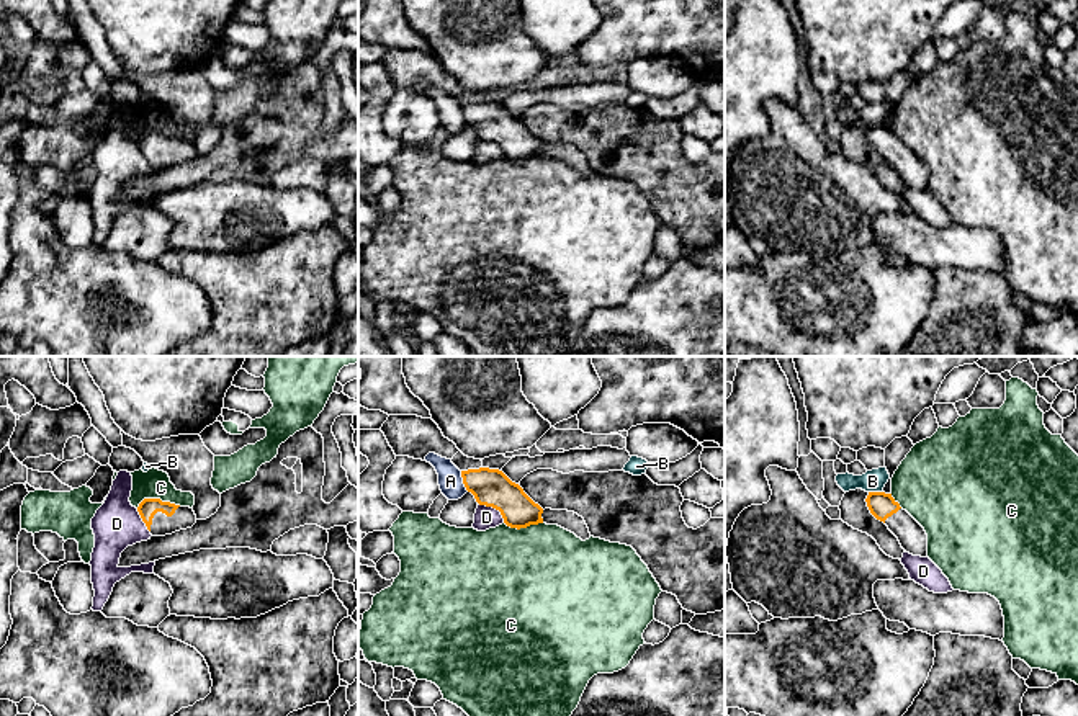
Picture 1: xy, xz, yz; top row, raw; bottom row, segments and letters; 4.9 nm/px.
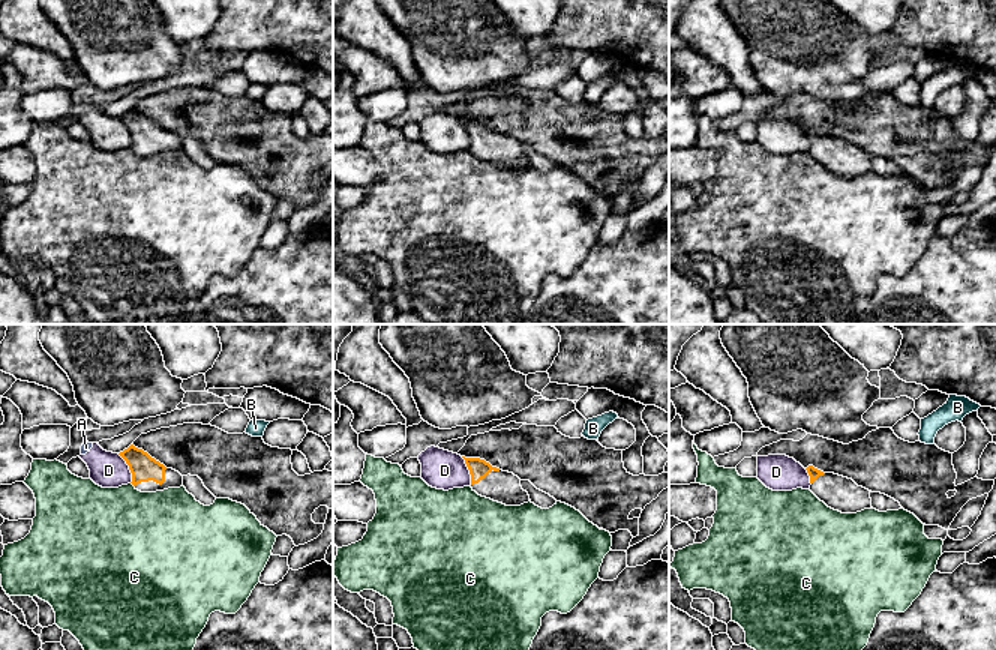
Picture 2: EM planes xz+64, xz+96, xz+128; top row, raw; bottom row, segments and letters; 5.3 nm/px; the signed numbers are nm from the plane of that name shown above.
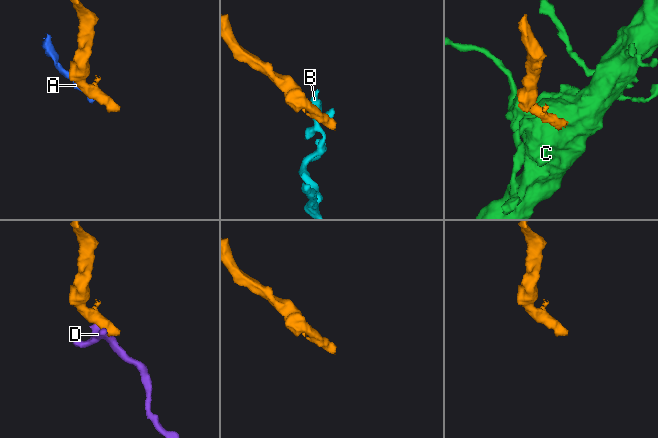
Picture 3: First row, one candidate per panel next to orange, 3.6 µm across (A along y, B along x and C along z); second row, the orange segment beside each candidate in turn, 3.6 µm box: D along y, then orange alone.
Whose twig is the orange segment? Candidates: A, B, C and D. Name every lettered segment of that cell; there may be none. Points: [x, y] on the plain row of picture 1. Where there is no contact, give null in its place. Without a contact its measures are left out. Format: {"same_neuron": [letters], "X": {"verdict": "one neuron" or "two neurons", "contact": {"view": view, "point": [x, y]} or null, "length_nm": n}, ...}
{"same_neuron": [], "A": {"verdict": "two neurons", "contact": {"view": "xz", "point": [463, 115]}, "length_nm": 110}, "B": {"verdict": "two neurons", "contact": {"view": "yz", "point": [875, 126]}, "length_nm": 70}, "C": {"verdict": "two neurons", "contact": {"view": "xy", "point": [157, 133]}, "length_nm": 220}, "D": {"verdict": "two neurons", "contact": {"view": "xz", "point": [494, 141]}, "length_nm": 170}}

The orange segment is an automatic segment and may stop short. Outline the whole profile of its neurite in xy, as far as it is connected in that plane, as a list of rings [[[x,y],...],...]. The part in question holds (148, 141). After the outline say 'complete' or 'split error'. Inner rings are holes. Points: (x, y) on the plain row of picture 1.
[[[144,132],[137,145],[152,170],[172,168],[196,157],[193,142],[162,136],[160,132]]]; split error

